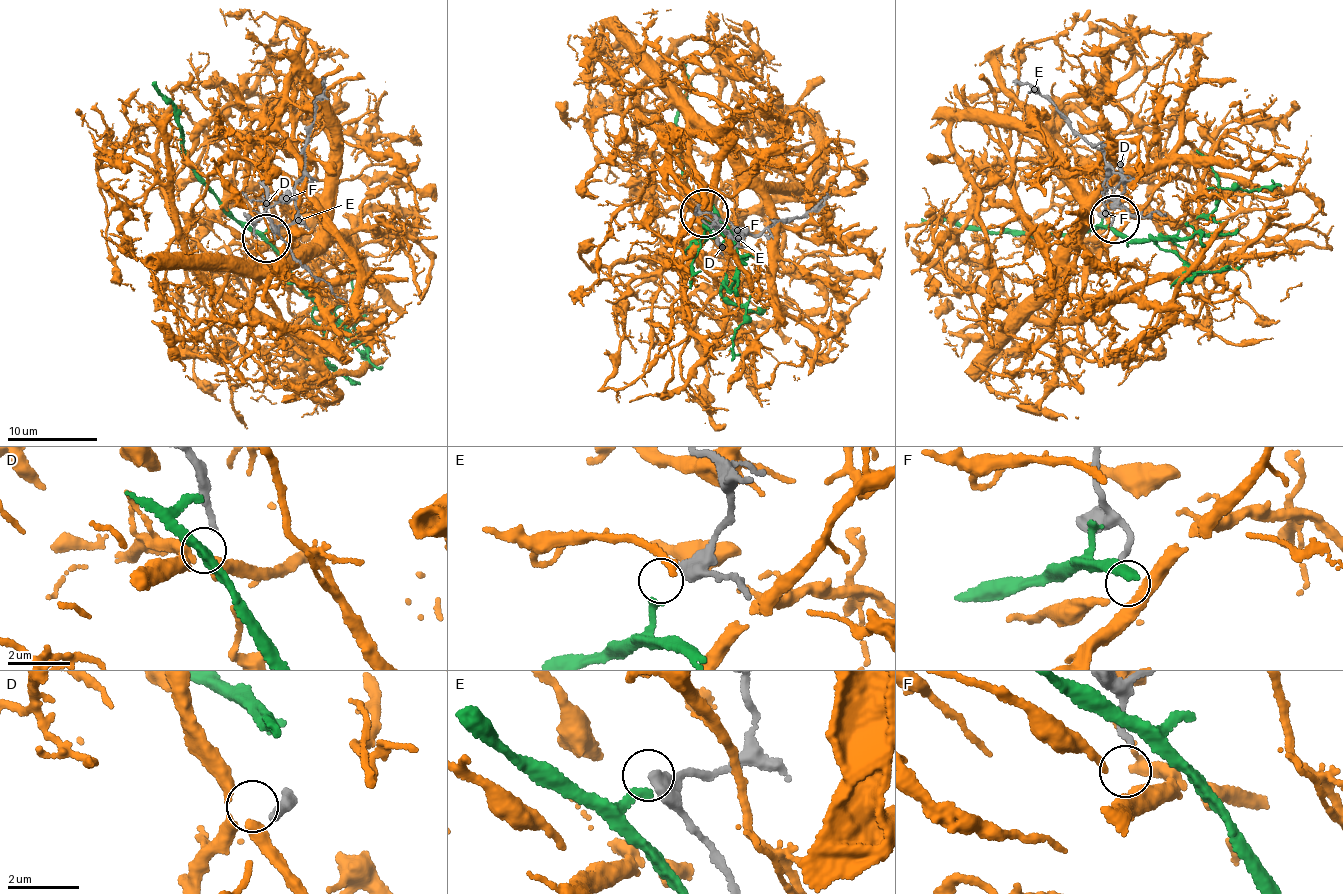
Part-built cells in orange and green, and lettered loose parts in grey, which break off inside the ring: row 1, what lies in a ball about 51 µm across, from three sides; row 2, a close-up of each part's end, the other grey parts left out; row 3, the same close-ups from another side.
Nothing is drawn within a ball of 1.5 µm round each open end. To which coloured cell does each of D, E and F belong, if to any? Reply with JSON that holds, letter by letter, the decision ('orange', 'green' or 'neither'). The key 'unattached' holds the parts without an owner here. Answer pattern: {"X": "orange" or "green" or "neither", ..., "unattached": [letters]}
{"D": "orange", "E": "green", "F": "neither", "unattached": ["F"]}

